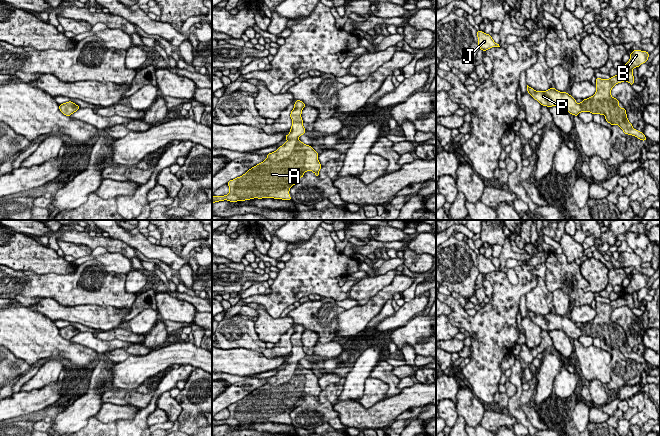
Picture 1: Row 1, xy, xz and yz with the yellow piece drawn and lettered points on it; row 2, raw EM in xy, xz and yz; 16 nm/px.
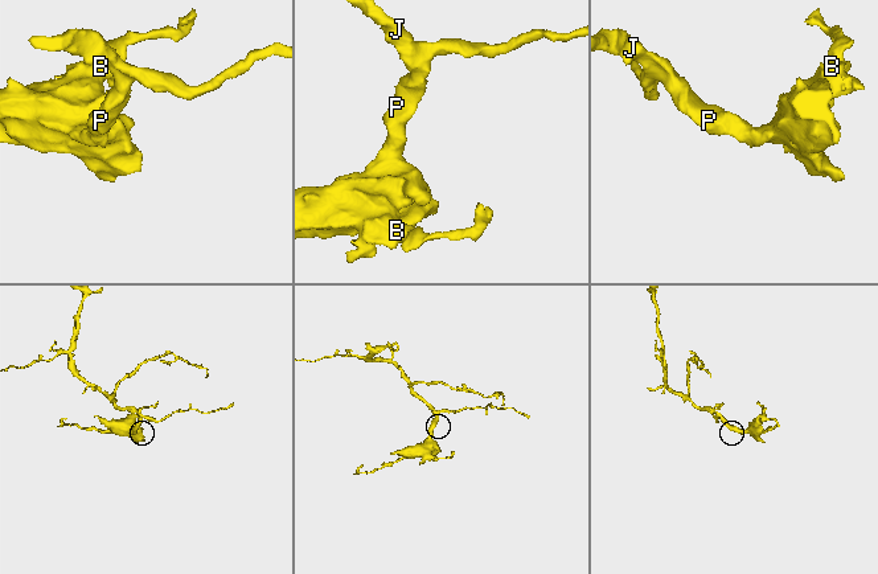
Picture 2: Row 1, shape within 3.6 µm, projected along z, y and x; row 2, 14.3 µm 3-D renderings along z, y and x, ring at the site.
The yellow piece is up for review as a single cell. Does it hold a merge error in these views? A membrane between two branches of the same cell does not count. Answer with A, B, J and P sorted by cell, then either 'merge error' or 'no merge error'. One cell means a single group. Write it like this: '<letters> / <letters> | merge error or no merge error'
A B J P | no merge error

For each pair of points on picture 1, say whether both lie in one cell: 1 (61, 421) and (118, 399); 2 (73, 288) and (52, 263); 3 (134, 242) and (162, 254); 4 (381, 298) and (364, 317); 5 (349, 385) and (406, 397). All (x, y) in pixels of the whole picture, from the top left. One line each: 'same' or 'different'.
1: different
2: different
3: same
4: same
5: different

